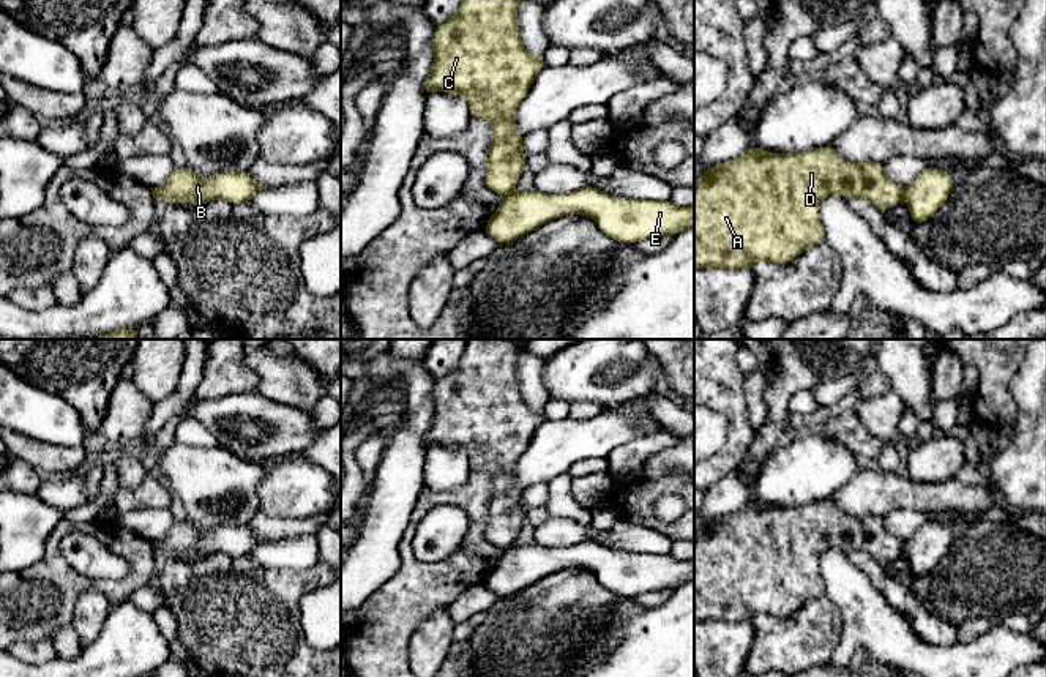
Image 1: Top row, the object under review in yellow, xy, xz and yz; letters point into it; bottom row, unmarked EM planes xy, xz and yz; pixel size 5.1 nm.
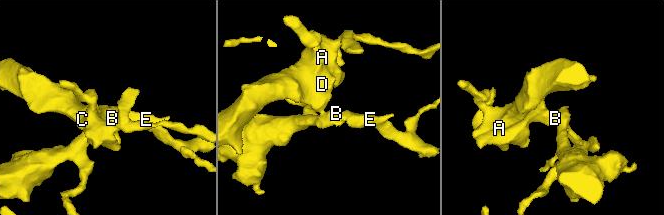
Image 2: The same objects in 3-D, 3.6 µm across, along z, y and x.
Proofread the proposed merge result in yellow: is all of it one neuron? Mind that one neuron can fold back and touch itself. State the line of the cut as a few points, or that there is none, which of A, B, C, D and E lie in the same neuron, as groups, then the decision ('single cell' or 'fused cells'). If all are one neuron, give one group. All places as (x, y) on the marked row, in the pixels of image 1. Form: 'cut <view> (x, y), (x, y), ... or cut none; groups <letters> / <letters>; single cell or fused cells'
cut yz (904, 188), (901, 196); groups A C D / B E; fused cells

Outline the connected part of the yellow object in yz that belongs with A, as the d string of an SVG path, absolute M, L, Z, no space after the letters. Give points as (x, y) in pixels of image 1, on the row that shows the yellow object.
M748 144L742 156L705 169L694 183L694 268L751 268L760 260L792 262L824 240L819 204L833 194L869 200L883 211L899 204L904 188L887 178L882 163L847 161L831 145L801 153L770 153Z

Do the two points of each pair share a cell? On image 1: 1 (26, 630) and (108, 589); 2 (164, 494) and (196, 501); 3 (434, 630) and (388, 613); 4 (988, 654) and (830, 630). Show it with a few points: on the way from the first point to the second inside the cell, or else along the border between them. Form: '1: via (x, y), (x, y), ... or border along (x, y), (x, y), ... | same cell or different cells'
1: via (44, 609), (70, 584), (87, 584) | same cell
2: border along (164, 485), (174, 493) | different cells
3: border along (445, 605), (422, 620), (409, 641), (407, 658) | different cells
4: border along (827, 597), (841, 619), (841, 639), (829, 660) | different cells

